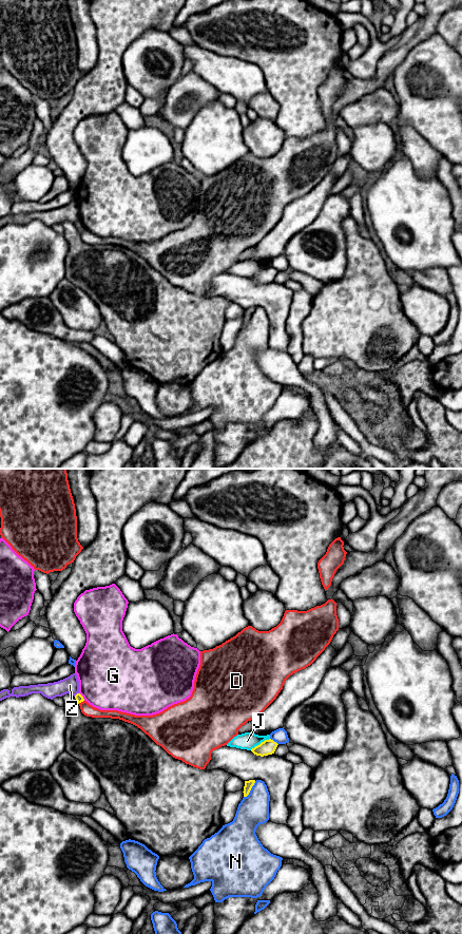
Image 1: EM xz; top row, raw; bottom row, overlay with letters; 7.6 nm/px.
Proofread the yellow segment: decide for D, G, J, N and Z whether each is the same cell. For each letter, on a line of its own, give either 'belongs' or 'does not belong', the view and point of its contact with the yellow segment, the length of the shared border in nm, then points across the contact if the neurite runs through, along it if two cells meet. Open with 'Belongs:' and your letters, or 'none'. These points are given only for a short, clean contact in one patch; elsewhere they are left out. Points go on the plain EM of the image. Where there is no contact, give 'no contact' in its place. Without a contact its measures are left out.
Belongs: none
D: does not belong; meets yellow in xz at (80, 229); contact 50 nm long
G: does not belong; meets yellow in xz at (82, 224); contact 80 nm long
J: does not belong; meets yellow in xz at (261, 270); contact 180 nm long
N: does not belong; meets yellow in xz at (250, 317); contact 160 nm long
Z: does not belong; meets yellow in xz at (77, 221); contact 50 nm long; border along xz (78, 220), (74, 223)

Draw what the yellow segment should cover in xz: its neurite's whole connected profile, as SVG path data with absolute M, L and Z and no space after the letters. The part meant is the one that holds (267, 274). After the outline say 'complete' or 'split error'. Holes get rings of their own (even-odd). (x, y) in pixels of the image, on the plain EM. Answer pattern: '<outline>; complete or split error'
M269 266L269 267L265 267L259 272L255 273L254 275L252 275L251 279L254 282L256 282L256 283L264 284L264 283L268 283L268 282L274 281L277 272L278 271L276 269L274 269L273 267Z; complete

